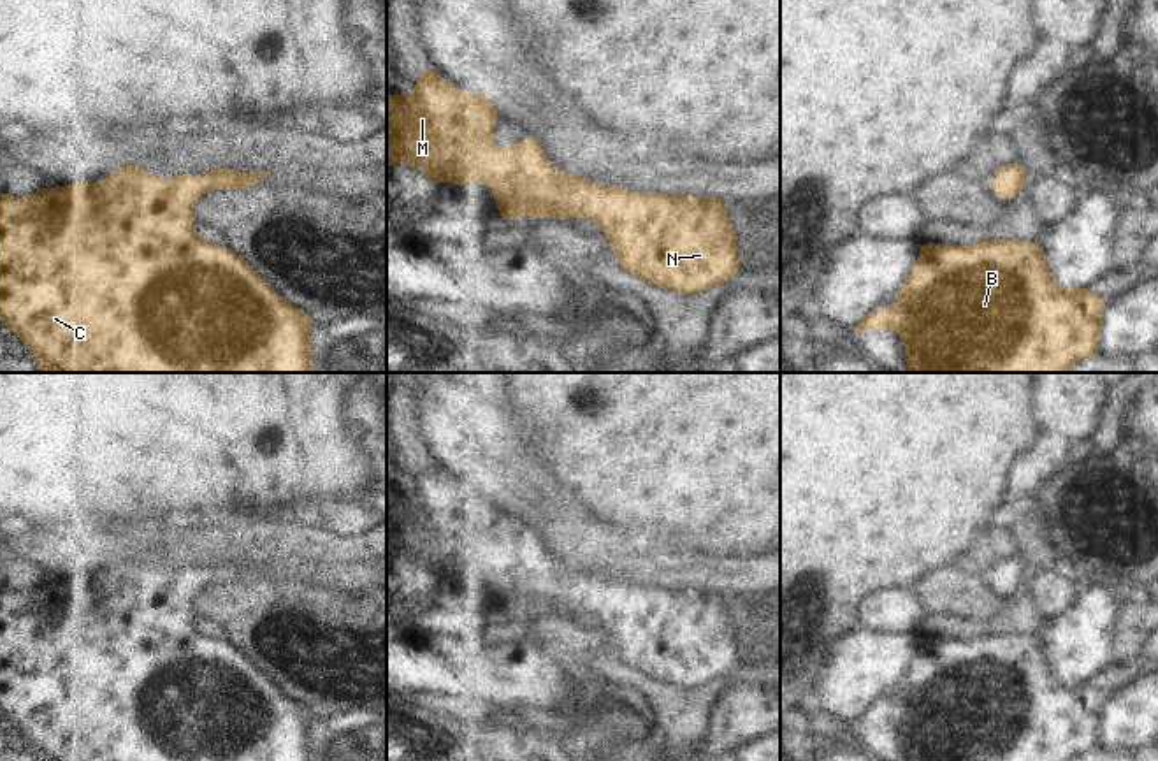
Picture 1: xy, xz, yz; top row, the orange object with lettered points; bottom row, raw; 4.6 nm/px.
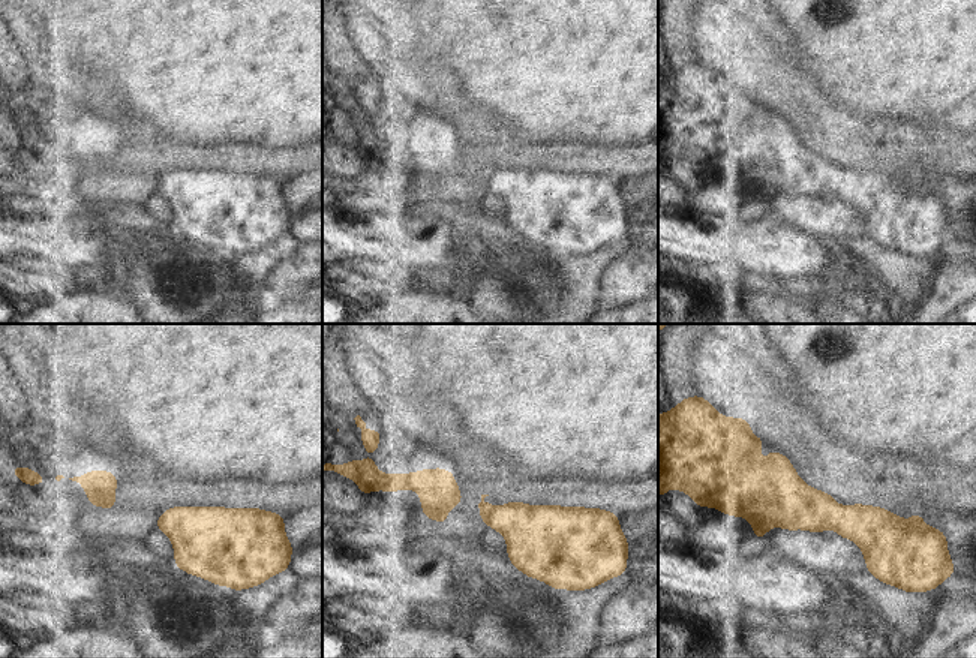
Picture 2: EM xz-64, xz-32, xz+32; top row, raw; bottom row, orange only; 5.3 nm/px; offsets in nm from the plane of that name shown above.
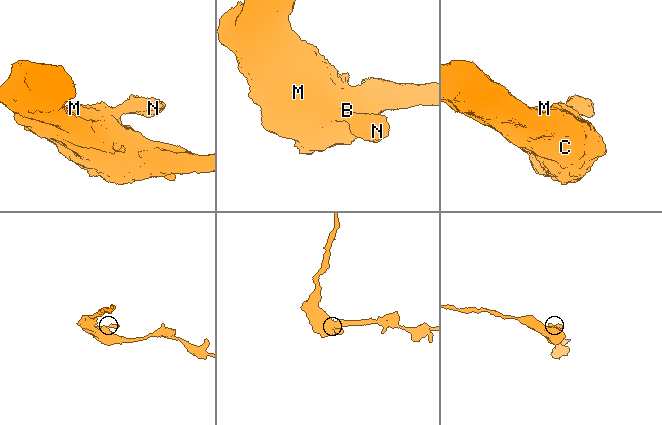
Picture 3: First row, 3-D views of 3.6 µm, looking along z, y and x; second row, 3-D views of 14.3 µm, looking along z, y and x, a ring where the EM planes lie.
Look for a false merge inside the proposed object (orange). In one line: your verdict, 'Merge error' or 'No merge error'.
No merge error

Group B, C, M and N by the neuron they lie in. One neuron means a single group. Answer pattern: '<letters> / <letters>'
B C M N

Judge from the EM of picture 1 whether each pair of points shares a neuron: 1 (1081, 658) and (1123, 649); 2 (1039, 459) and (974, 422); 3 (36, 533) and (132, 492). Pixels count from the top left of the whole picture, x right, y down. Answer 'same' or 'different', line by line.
1: different
2: different
3: different

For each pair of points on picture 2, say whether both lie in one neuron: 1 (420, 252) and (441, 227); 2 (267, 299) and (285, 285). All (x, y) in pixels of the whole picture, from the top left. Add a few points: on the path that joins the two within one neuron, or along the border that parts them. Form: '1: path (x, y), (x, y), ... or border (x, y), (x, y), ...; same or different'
1: path (426, 246), (438, 233); same
2: border (264, 288), (278, 297), (306, 290); different

